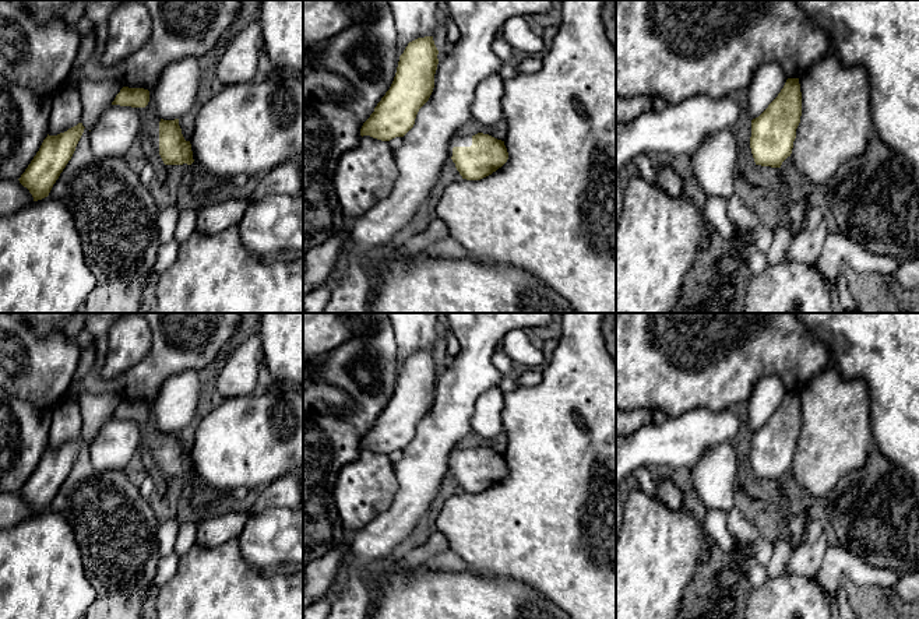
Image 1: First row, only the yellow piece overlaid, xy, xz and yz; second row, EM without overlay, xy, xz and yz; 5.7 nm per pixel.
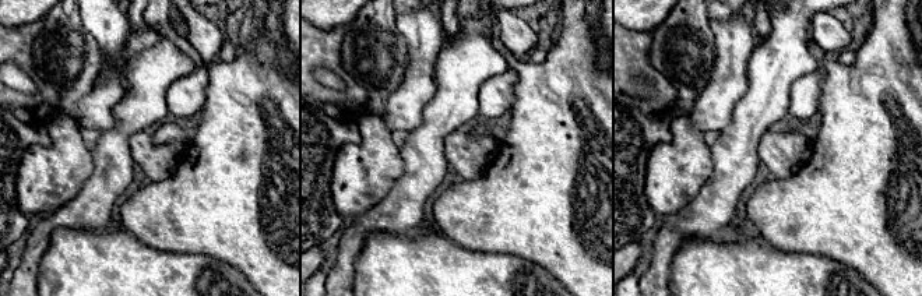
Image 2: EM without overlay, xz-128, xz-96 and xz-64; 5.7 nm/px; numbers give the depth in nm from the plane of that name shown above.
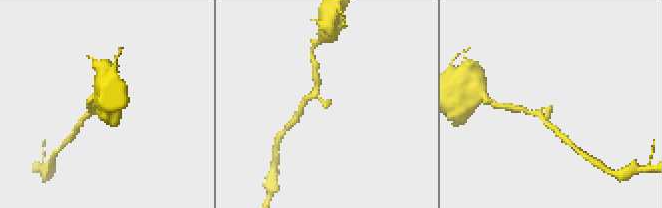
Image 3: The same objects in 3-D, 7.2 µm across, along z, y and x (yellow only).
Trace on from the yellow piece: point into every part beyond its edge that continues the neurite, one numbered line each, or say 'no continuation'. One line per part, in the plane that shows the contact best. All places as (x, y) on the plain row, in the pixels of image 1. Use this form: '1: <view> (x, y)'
1: xz (465, 453)

